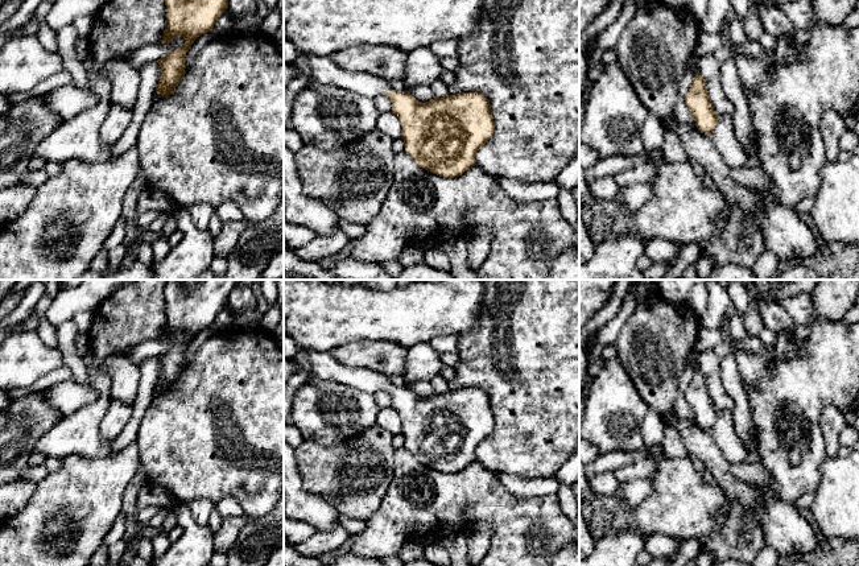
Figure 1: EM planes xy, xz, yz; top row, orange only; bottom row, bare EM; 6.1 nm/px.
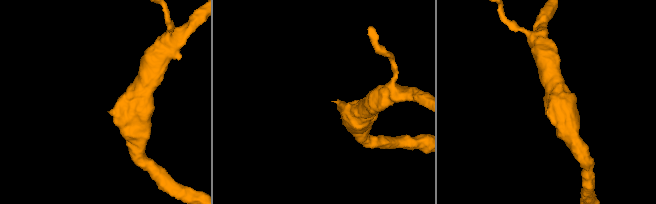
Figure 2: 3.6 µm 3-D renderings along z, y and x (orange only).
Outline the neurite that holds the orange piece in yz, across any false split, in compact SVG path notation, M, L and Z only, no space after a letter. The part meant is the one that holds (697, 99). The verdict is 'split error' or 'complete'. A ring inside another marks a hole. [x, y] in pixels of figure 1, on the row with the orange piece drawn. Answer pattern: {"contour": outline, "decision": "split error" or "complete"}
{"contour": "M699 71L690 84L685 103L695 120L697 128L702 133L711 135L716 127L718 116L709 99L707 87Z", "decision": "complete"}

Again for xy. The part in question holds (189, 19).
{"contour": "M165 0L166 28L162 44L170 44L175 37L183 37L185 45L173 50L156 62L161 67L161 77L156 92L169 96L186 74L185 57L194 41L211 32L219 17L228 8L228 0Z", "decision": "complete"}

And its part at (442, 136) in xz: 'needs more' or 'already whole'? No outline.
needs more

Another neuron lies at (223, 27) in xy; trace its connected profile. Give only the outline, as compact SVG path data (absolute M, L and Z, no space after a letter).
M227 8L224 13L219 17L211 32L214 33L215 38L226 37L234 34L232 28L234 28L234 13Z

